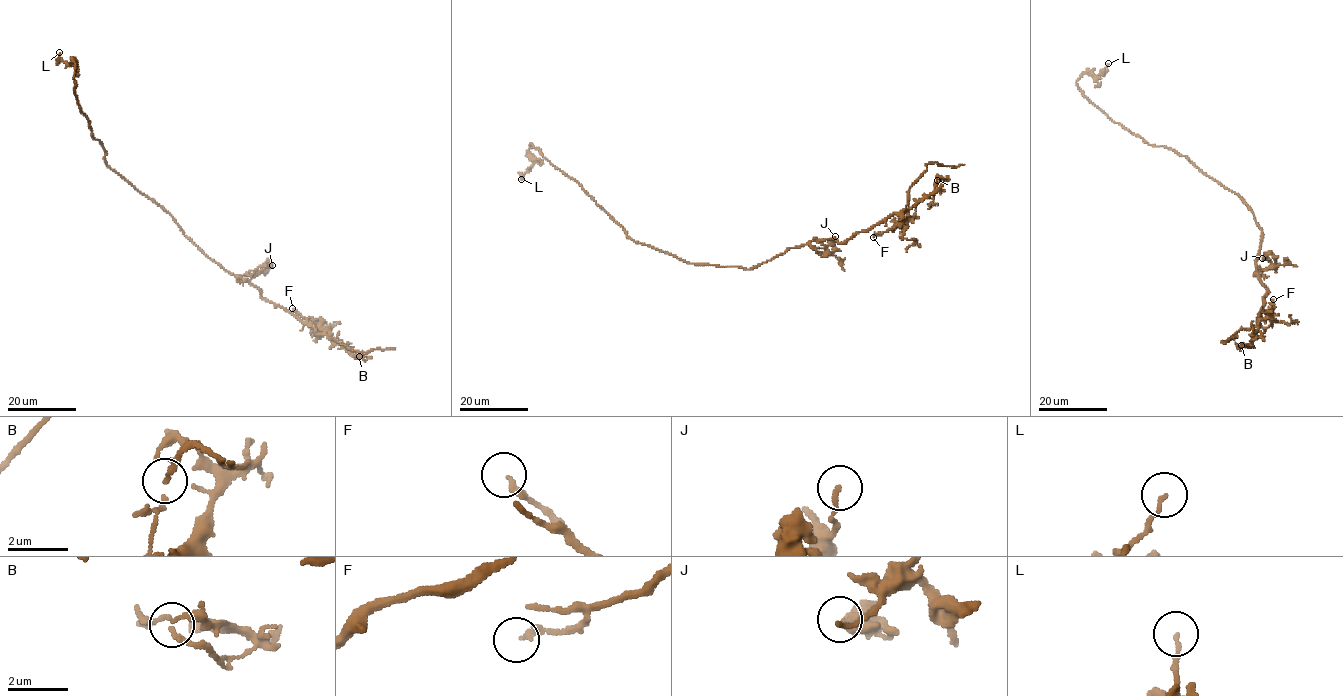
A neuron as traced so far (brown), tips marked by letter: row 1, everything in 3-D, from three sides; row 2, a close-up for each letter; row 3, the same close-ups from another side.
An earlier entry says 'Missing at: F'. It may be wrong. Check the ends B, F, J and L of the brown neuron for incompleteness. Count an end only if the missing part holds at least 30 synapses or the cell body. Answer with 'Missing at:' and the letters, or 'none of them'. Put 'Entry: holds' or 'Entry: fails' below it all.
Missing at: none of them
Entry: fails

